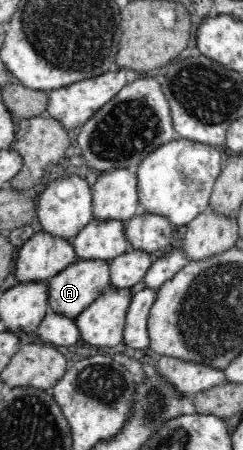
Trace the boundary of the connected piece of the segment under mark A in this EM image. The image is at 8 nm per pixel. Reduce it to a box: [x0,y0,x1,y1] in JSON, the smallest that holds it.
[47,261,110,319]

